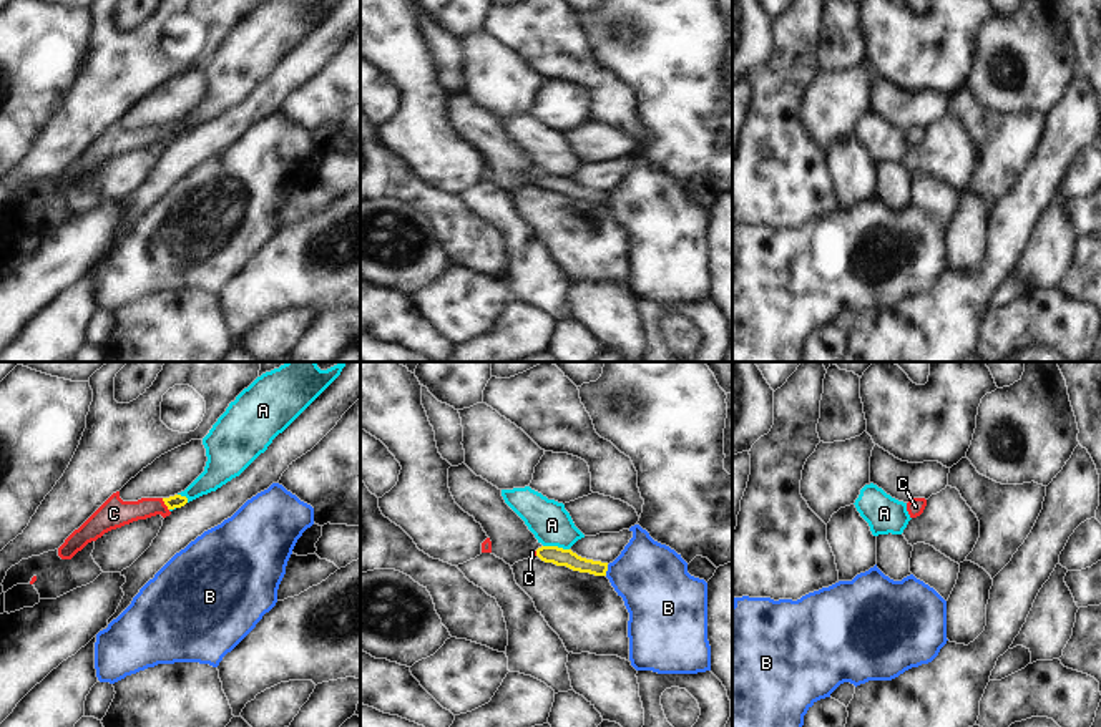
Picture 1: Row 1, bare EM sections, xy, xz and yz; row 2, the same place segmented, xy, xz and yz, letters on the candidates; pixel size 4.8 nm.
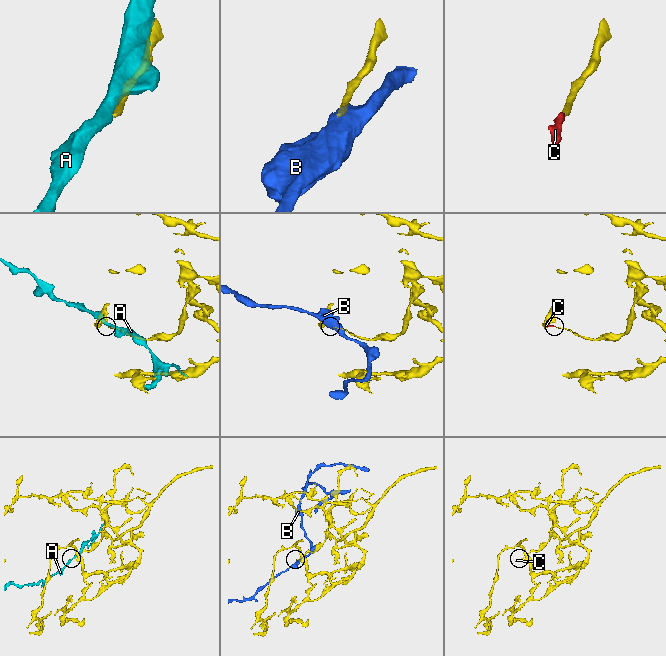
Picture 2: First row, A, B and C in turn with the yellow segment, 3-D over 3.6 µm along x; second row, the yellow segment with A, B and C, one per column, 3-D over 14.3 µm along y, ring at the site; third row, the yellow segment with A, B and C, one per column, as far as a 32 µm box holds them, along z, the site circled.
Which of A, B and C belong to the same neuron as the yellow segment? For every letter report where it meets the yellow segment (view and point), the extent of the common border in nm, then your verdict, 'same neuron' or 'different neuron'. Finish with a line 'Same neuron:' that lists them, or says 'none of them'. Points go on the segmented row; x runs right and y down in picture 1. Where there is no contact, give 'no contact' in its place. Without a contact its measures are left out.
A: meets yellow in xz at (557, 546); contact 130 nm long; different neuron
B: meets yellow in xz at (606, 570); contact 60 nm long; different neuron
C: meets yellow in xy at (165, 503); contact 70 nm long; same neuron
Same neuron: C

